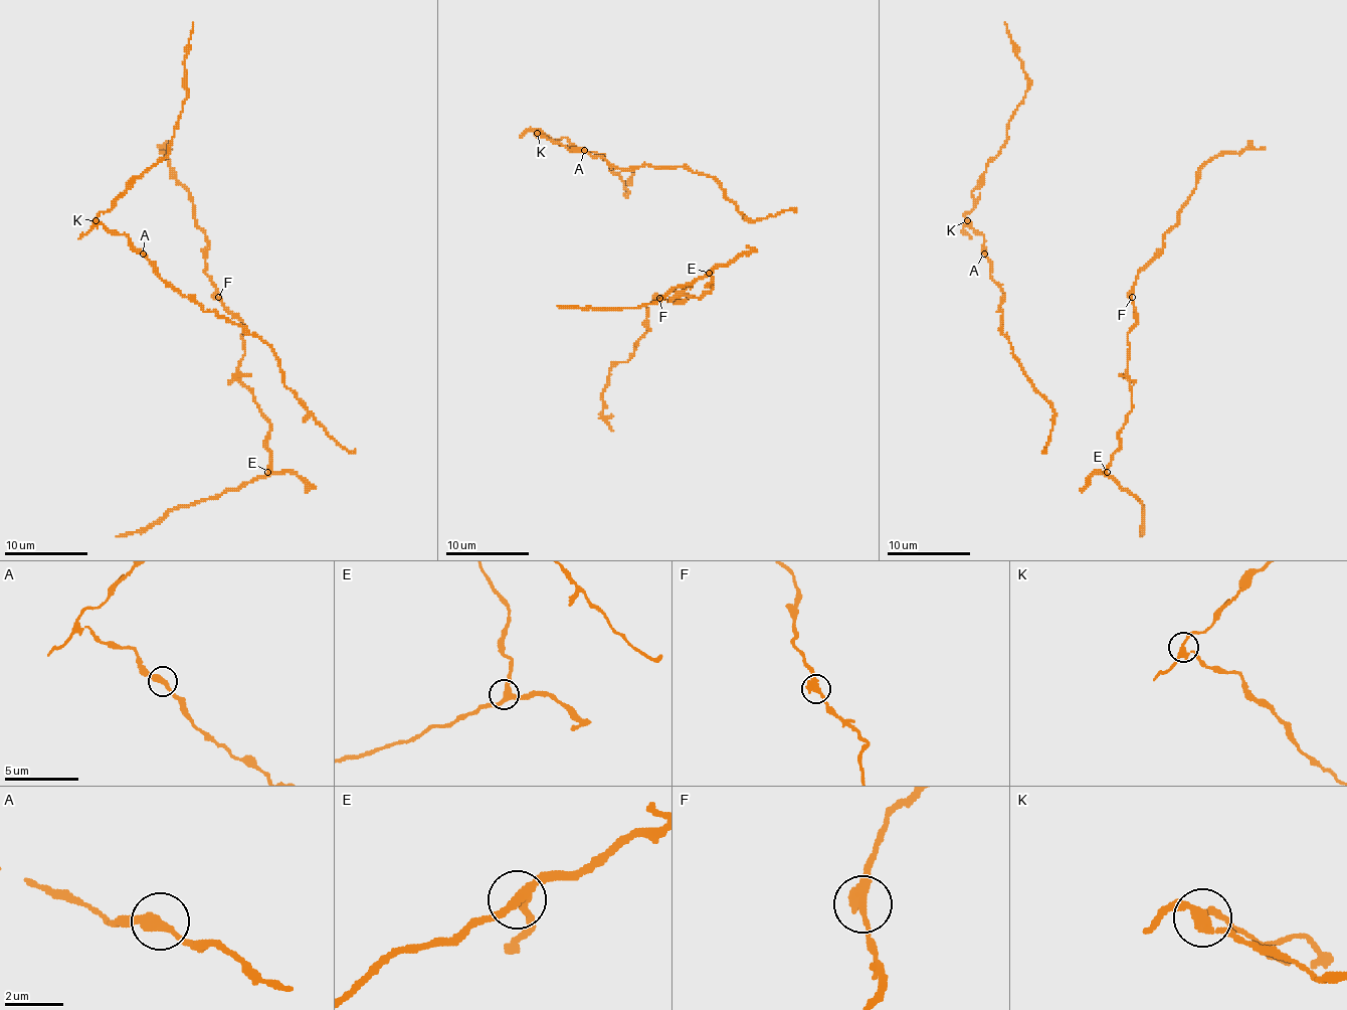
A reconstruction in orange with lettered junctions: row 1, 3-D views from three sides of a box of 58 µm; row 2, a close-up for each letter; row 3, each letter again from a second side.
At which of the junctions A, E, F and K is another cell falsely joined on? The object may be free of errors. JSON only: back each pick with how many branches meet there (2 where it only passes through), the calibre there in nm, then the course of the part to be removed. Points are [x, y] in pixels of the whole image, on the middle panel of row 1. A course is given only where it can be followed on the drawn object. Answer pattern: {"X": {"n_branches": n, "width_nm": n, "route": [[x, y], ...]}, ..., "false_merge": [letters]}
{"K": {"n_branches": 3, "width_nm": 280, "route": [[536, 133], [565, 137], [599, 154], [625, 193], [634, 170]]}, "false_merge": ["K"]}

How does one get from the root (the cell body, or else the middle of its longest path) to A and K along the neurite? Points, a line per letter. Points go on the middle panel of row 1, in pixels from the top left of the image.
A: (746, 218), (726, 197), (722, 185), (707, 175), (682, 166), (656, 168), (642, 164), (615, 168), (584, 150)
K: (746, 218), (707, 175), (682, 166), (615, 168), (601, 156), (567, 150), (536, 133)

